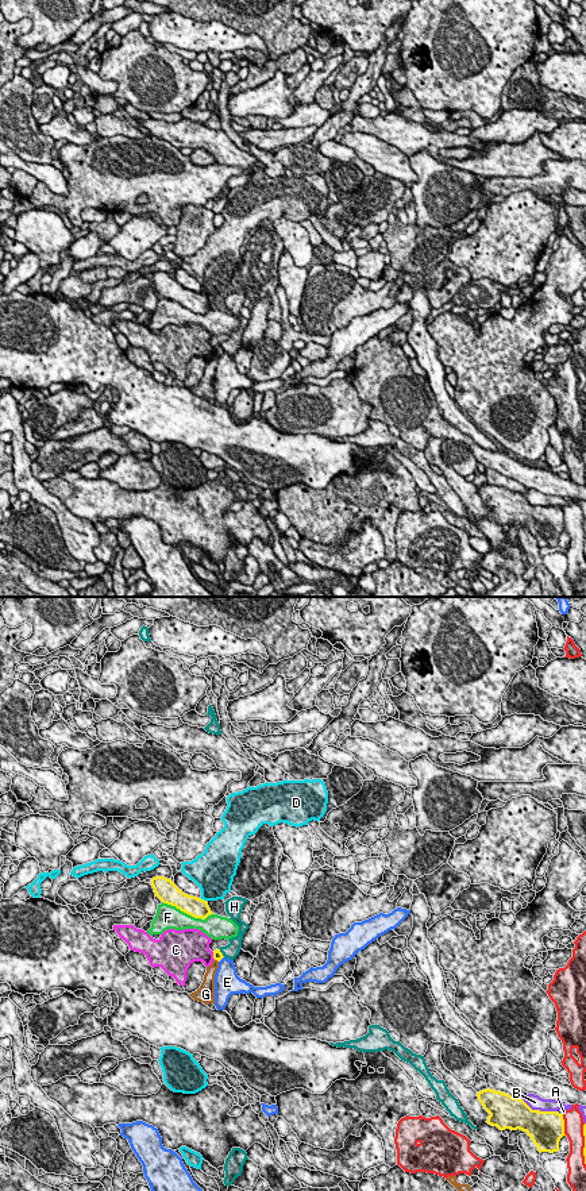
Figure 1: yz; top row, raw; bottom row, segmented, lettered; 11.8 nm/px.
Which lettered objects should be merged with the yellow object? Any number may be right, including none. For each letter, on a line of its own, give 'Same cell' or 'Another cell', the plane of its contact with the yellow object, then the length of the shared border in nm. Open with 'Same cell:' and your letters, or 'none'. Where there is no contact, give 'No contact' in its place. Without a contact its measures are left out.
Same cell: none
A: Another cell. Touches yellow in yz. Shared border 260 nm
B: Another cell. Touches yellow in yz. Shared border 440 nm
C: Another cell. Touches yellow in yz. Shared border 100 nm
D: Another cell. Touches yellow in yz. Shared border 90 nm
E: Another cell. Touches yellow in yz. Shared border 100 nm
F: Another cell. Touches yellow in yz. Shared border 650 nm
G: Another cell. Touches yellow in yz. Shared border 60 nm
H: Another cell. Touches yellow in yz. Shared border 130 nm

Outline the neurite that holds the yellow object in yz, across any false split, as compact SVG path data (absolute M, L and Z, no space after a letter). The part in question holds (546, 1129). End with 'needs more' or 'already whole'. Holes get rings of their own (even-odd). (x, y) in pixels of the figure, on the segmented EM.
M490 1088L477 1092L477 1096L490 1114L486 1121L489 1125L500 1130L525 1132L540 1153L559 1150L559 1141L566 1136L563 1114L532 1110L523 1099Z; already whole

